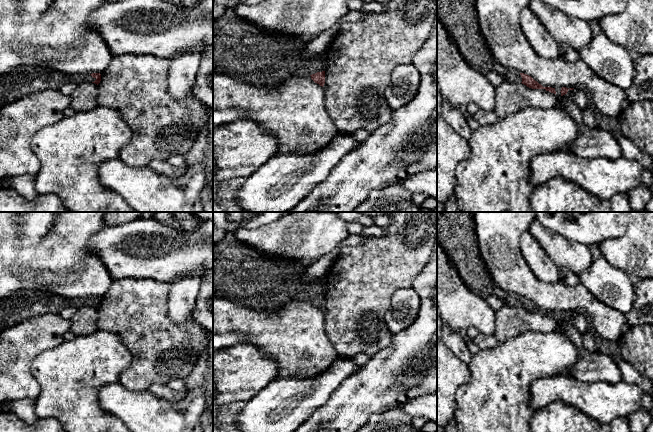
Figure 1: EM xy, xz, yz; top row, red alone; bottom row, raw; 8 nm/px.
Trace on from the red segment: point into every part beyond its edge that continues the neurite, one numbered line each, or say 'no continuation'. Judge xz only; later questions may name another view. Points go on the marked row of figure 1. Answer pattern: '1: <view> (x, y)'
1: xz (241, 50)

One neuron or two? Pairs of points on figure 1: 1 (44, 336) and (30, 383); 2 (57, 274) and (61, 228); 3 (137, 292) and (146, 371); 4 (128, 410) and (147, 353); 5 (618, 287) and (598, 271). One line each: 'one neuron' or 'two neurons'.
1: one neuron
2: one neuron
3: one neuron
4: two neurons
5: one neuron

